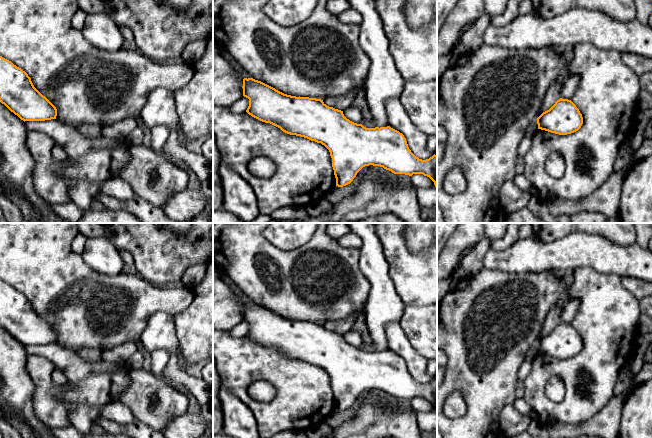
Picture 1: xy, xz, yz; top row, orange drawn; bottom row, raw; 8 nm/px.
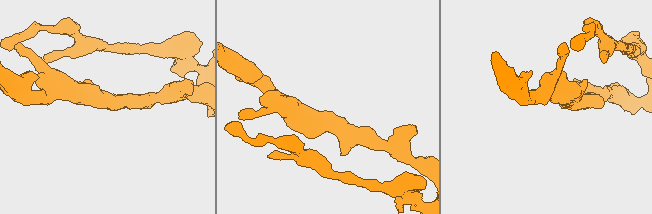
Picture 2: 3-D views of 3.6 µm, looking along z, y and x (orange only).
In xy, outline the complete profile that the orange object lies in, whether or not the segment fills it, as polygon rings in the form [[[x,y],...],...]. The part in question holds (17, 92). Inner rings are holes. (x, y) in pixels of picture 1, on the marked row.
[[[0,56],[0,102],[25,121],[56,119],[56,107],[33,85],[31,78],[21,68]]]

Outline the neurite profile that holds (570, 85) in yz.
[[[571,73],[569,77],[564,81],[562,90],[561,90],[561,98],[571,100],[575,91],[578,88],[580,76],[577,73]]]

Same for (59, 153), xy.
[[[57,143],[54,146],[52,153],[53,153],[54,159],[58,162],[65,160],[68,157],[64,147]]]

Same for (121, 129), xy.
[[[128,117],[111,125],[102,127],[102,136],[107,138],[126,139],[129,134],[137,128],[137,121],[134,117]]]

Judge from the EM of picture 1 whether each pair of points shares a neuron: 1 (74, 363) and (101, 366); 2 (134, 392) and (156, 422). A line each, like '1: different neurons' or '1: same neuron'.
1: same neuron
2: same neuron

